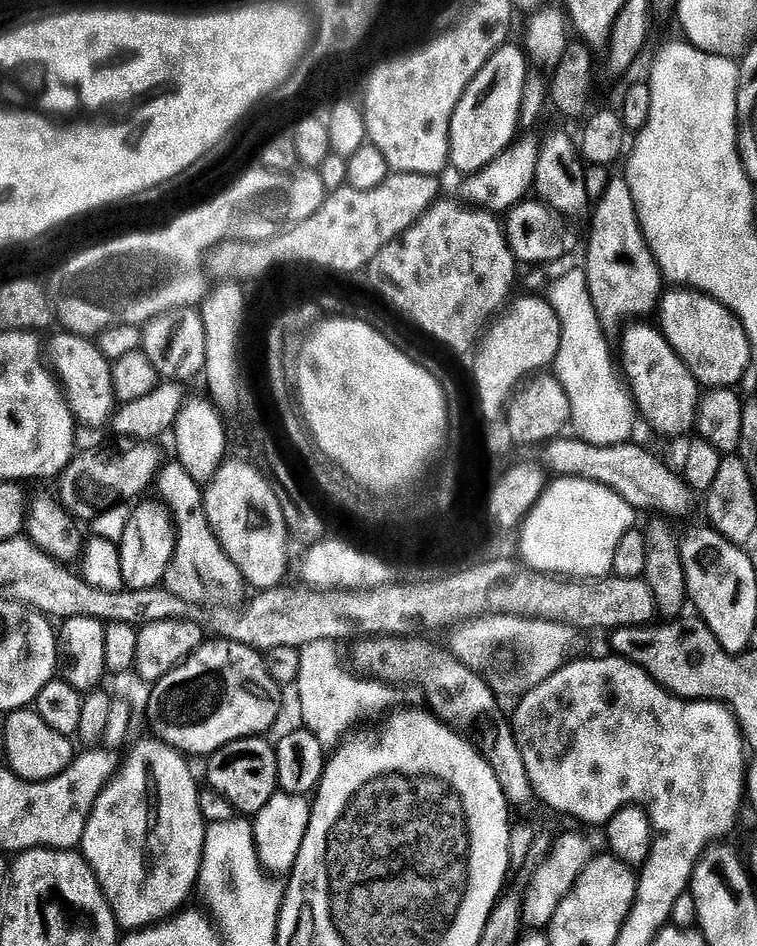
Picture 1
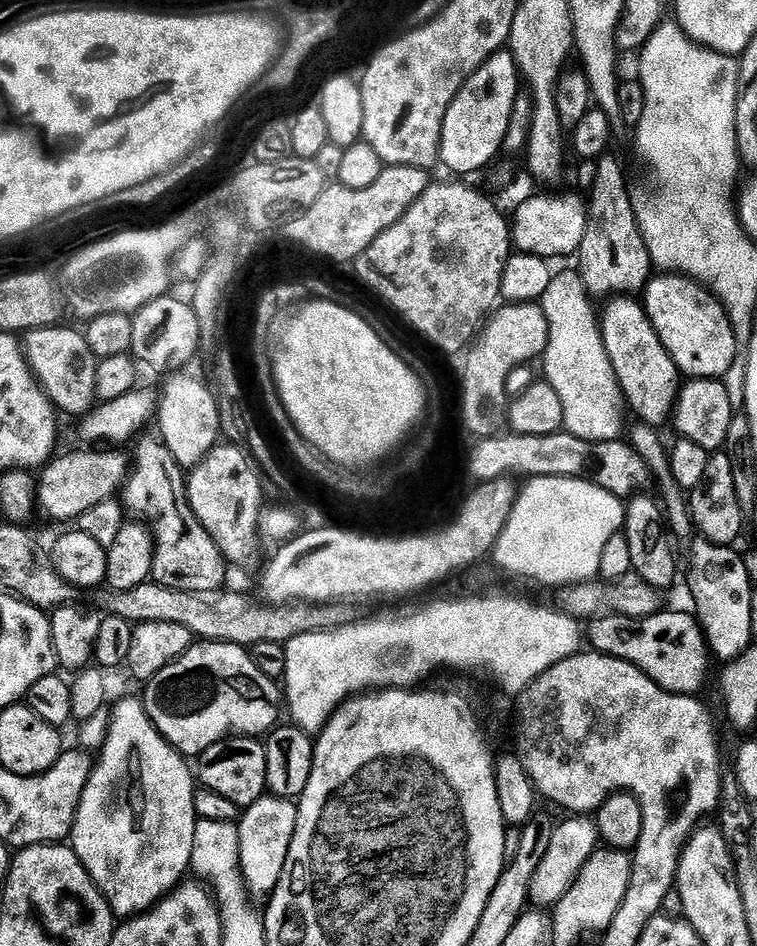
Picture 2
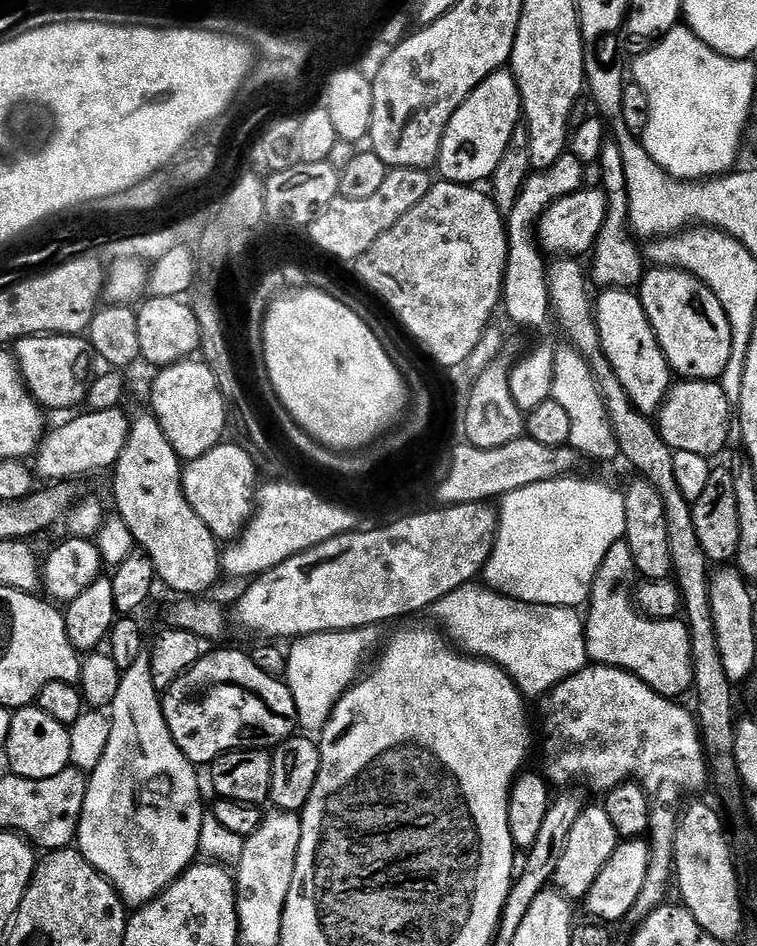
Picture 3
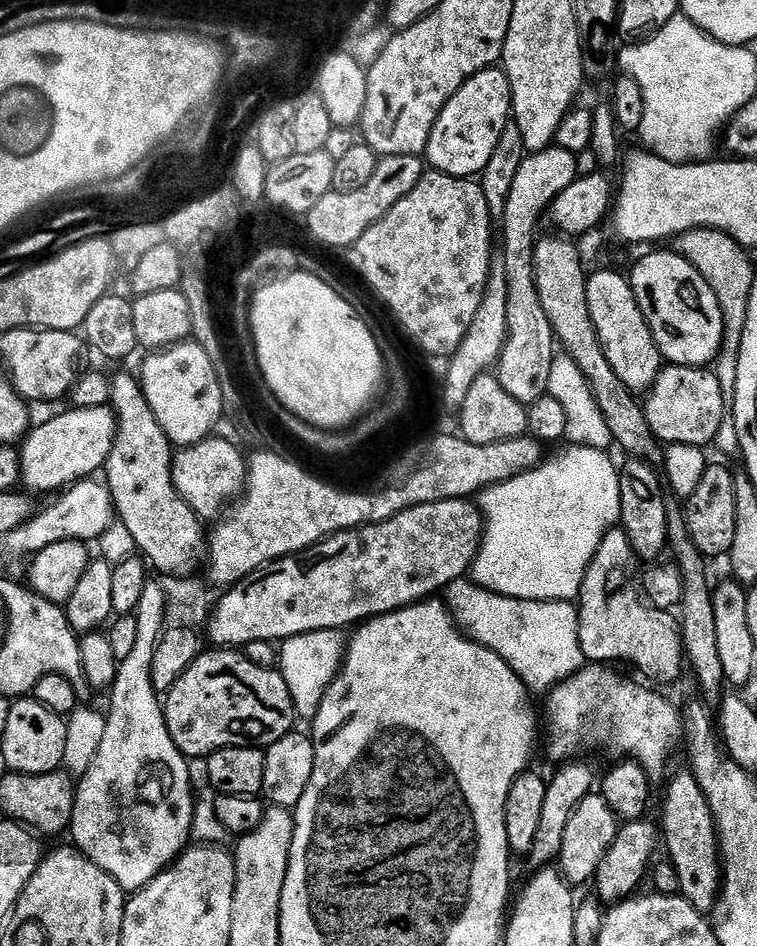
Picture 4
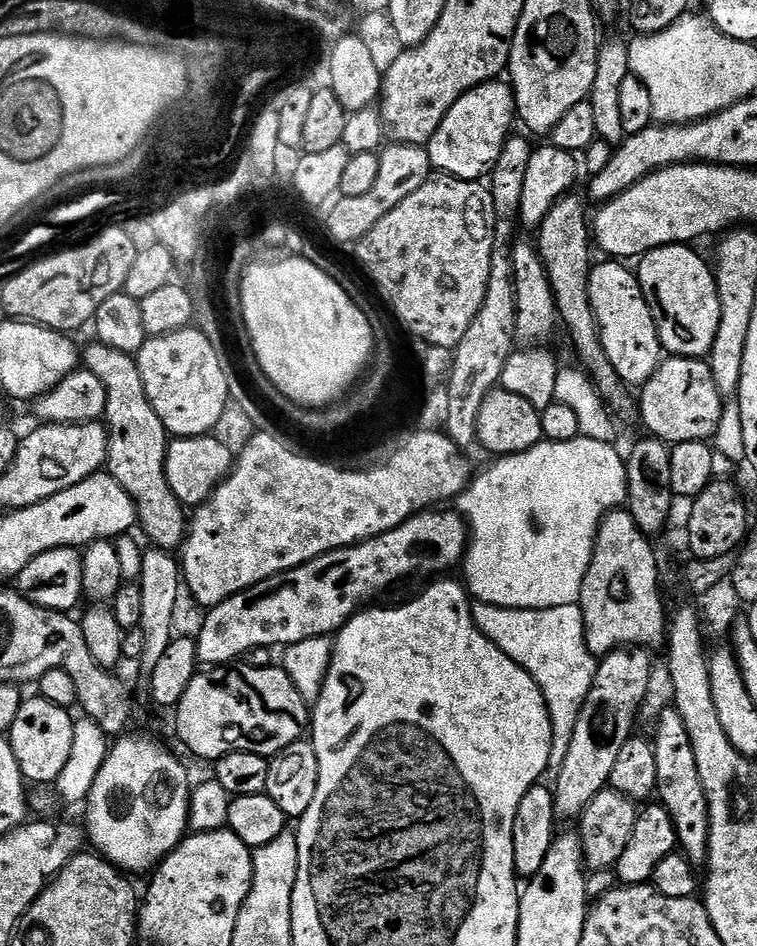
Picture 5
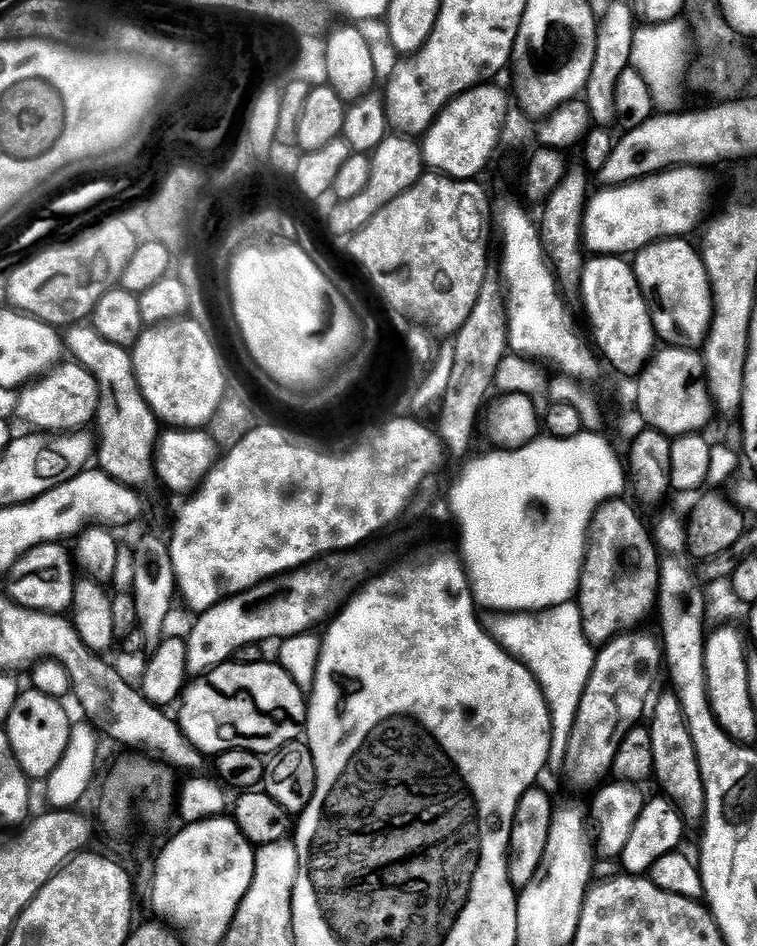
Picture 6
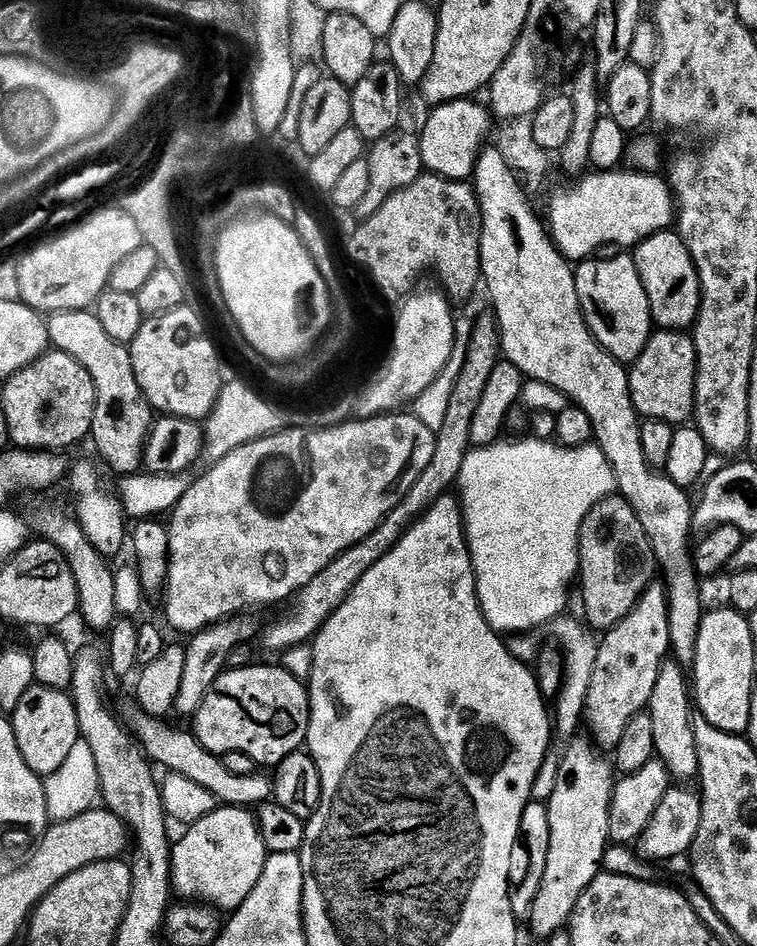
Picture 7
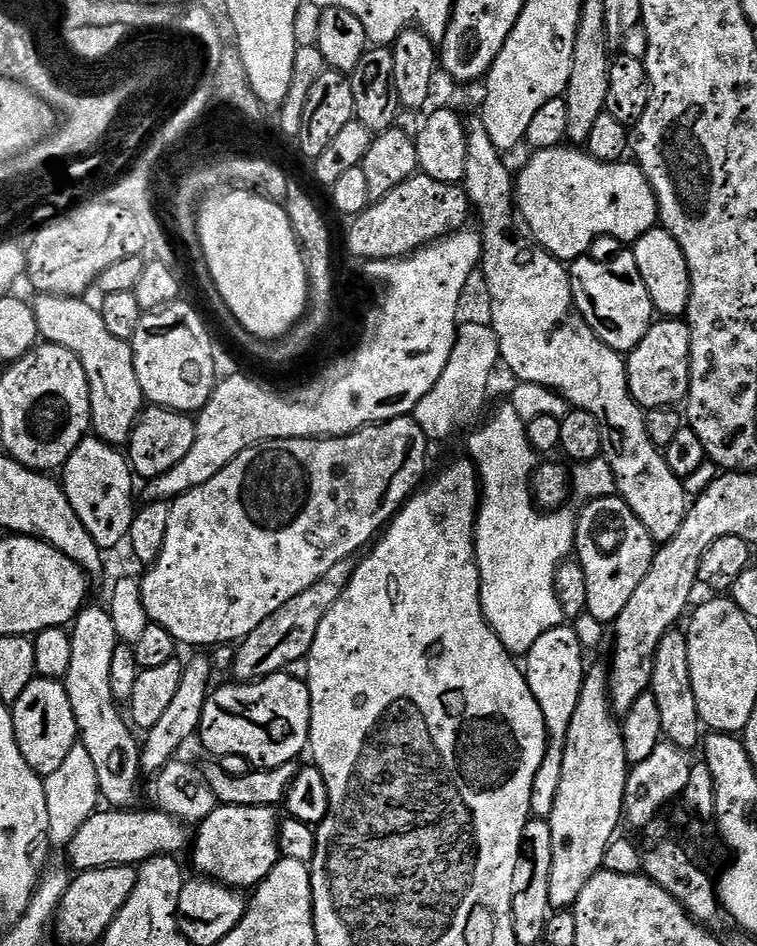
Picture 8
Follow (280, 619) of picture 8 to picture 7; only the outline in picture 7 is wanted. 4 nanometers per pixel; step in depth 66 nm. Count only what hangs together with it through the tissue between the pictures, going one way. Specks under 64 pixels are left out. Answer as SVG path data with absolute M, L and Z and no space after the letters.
M491 315L484 316L472 328L472 338L460 372L460 379L448 397L444 425L436 432L436 449L434 458L430 458L430 466L426 466L426 470L418 478L418 482L414 482L414 486L408 491L402 503L366 539L355 544L353 548L347 548L338 558L330 561L308 585L300 589L288 616L282 617L277 624L272 625L264 636L264 644L270 651L283 654L291 648L307 645L320 633L327 620L348 601L349 594L362 578L362 574L366 574L370 566L378 563L391 548L395 547L407 534L409 528L427 514L430 506L434 506L443 496L449 495L457 487L462 462L466 462L466 454L472 448L471 419L474 418L474 412L490 382L492 372L501 360L499 327Z

